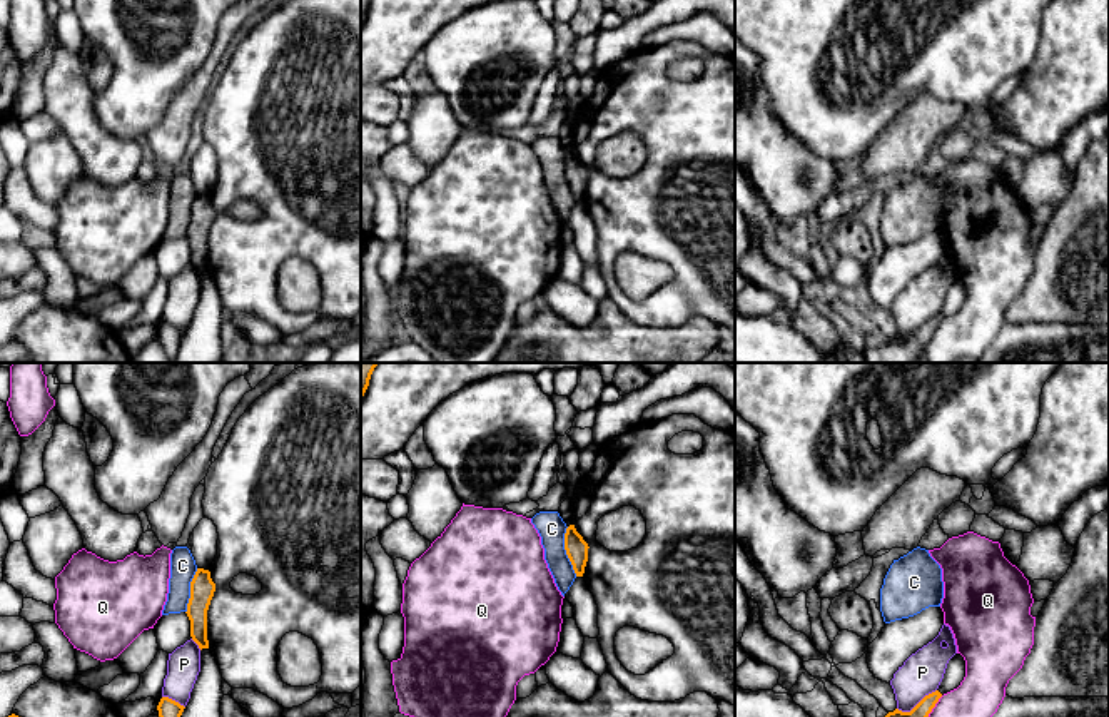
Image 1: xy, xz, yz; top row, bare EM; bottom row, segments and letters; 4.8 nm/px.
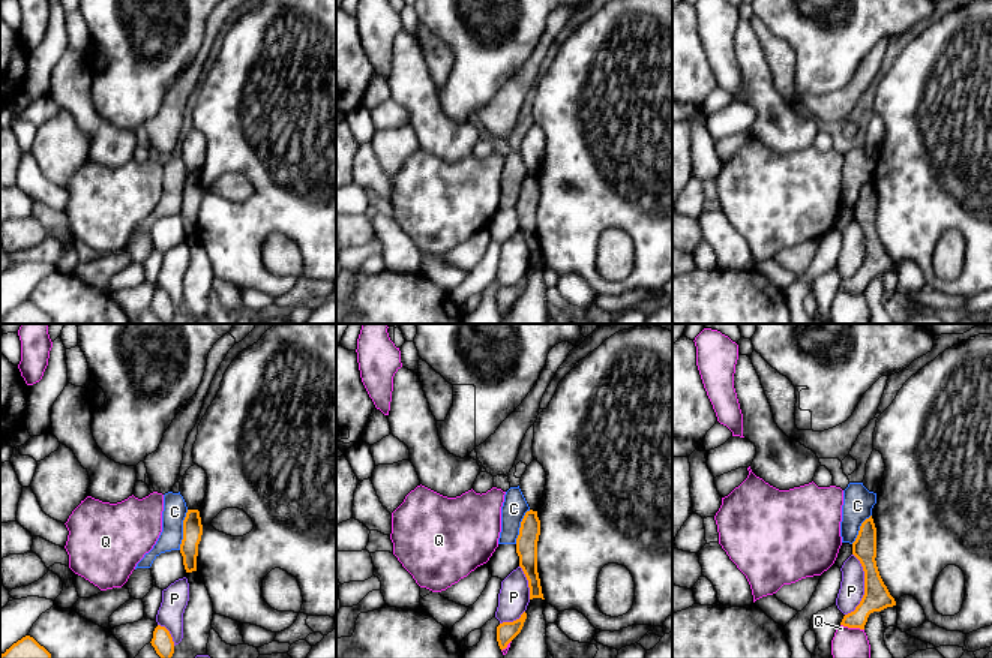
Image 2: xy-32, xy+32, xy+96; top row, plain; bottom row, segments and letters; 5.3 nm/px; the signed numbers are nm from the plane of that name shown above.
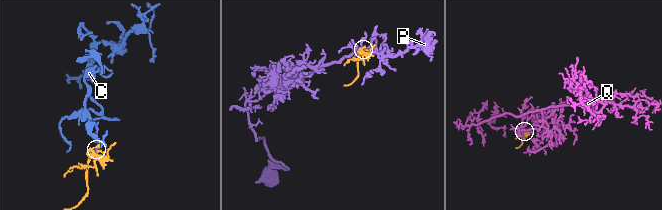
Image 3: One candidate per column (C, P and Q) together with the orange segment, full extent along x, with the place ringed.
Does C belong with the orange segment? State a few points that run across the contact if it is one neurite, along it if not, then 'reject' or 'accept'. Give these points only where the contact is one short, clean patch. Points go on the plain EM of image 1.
line xz (567, 152), (565, 179), (577, 201); reject

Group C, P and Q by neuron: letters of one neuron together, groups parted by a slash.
C / P / Q

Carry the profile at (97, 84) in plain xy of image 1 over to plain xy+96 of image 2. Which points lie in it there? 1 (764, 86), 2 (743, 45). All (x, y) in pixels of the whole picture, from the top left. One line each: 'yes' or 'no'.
1: no
2: no

